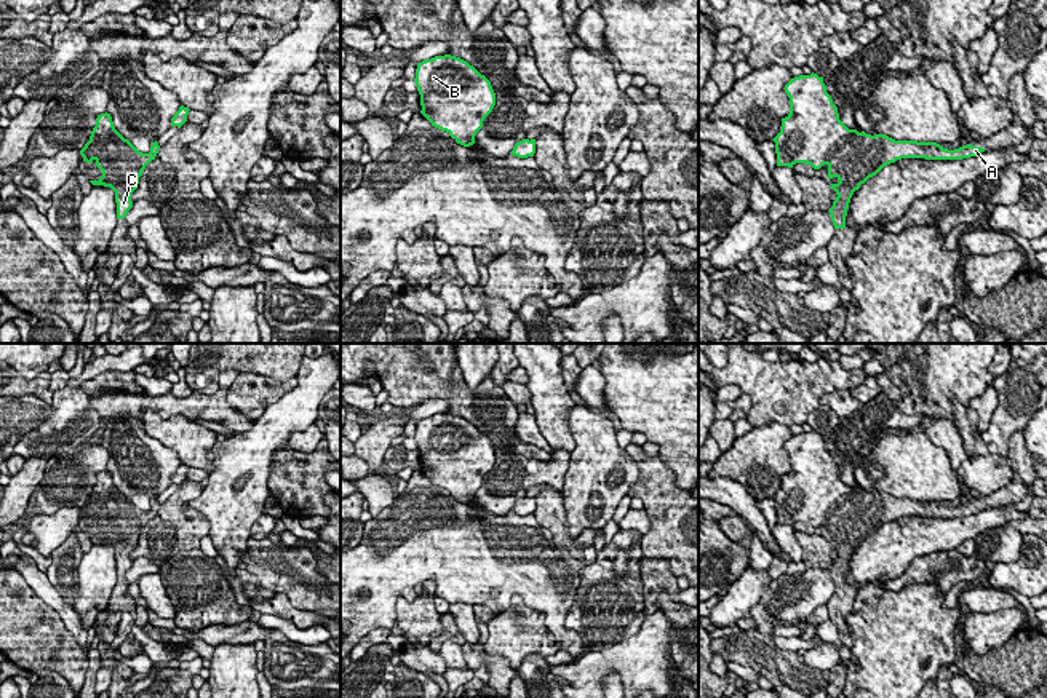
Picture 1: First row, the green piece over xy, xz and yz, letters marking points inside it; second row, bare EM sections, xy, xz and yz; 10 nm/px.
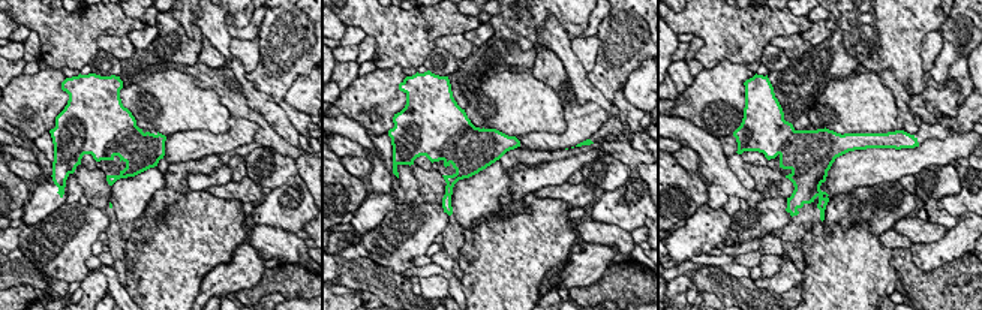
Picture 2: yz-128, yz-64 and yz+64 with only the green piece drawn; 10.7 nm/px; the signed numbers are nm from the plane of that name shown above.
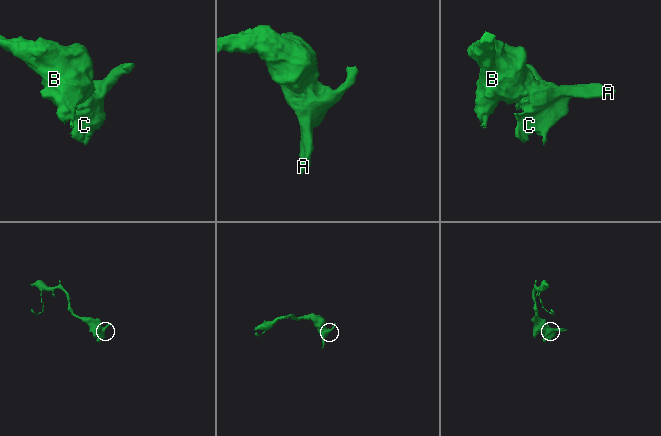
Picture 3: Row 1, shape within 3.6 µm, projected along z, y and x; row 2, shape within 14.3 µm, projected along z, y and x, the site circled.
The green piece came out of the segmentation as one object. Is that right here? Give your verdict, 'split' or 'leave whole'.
split

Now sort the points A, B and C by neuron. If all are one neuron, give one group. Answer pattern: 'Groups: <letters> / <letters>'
Groups: A C / B

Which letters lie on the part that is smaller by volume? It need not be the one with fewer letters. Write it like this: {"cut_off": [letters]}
{"cut_off": ["A", "C"]}

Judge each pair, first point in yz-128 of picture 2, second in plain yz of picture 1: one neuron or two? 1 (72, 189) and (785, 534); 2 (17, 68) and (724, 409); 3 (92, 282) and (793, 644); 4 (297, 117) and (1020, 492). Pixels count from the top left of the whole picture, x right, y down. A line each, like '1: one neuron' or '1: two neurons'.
1: one neuron
2: two neurons
3: two neurons
4: two neurons

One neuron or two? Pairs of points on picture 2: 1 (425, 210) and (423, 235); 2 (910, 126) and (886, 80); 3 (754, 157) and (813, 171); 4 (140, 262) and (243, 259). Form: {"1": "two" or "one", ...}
{"1": "one", "2": "one", "3": "two", "4": "two"}

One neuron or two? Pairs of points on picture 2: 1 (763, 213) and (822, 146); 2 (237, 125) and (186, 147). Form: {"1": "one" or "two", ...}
{"1": "two", "2": "one"}

